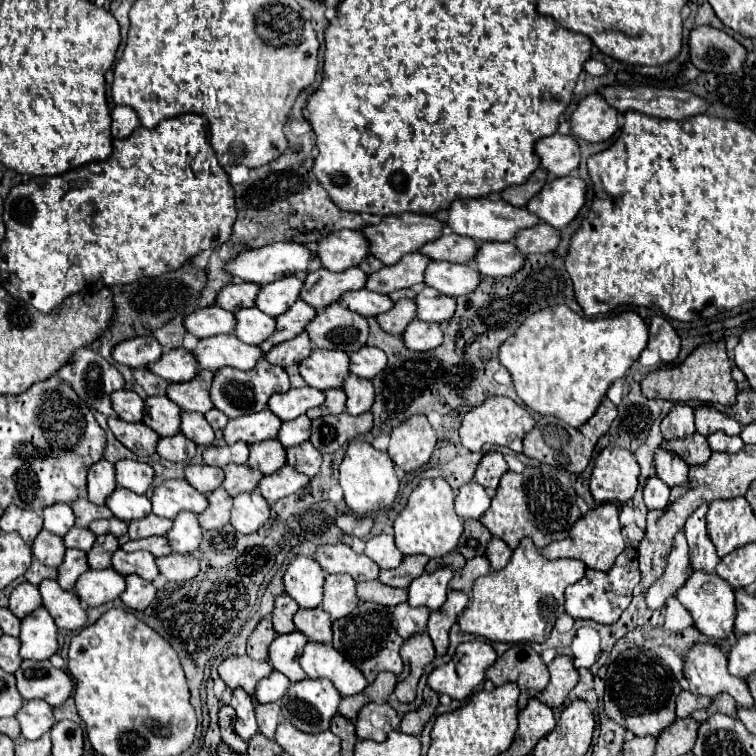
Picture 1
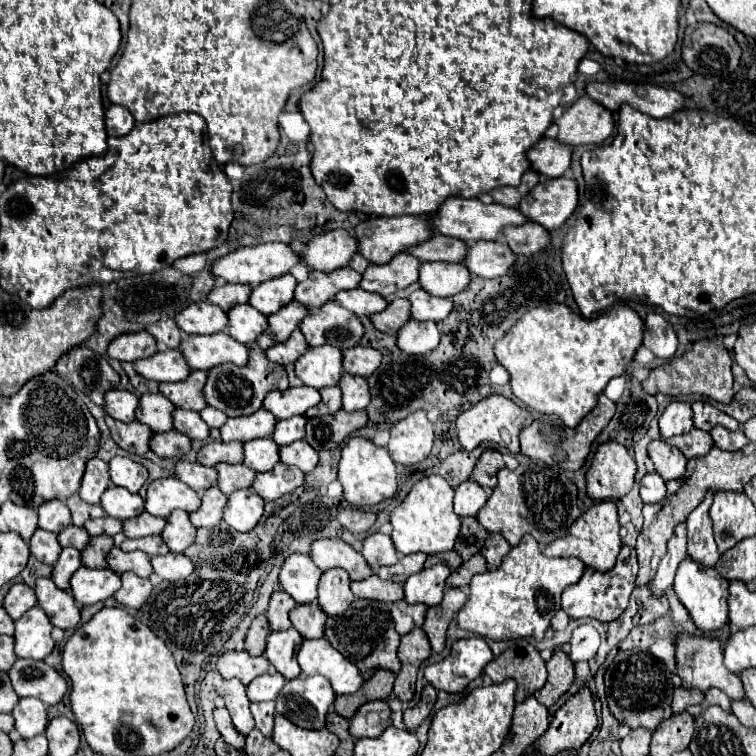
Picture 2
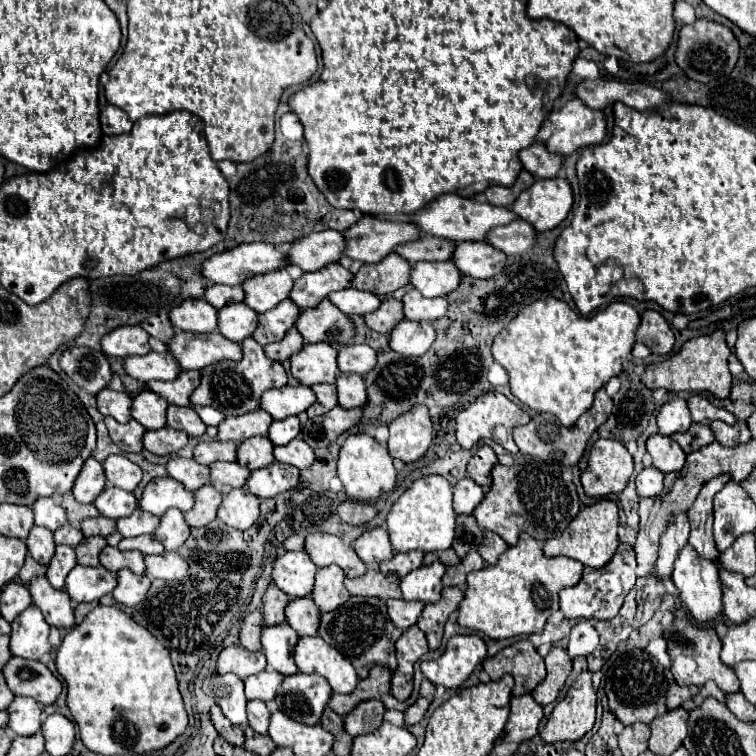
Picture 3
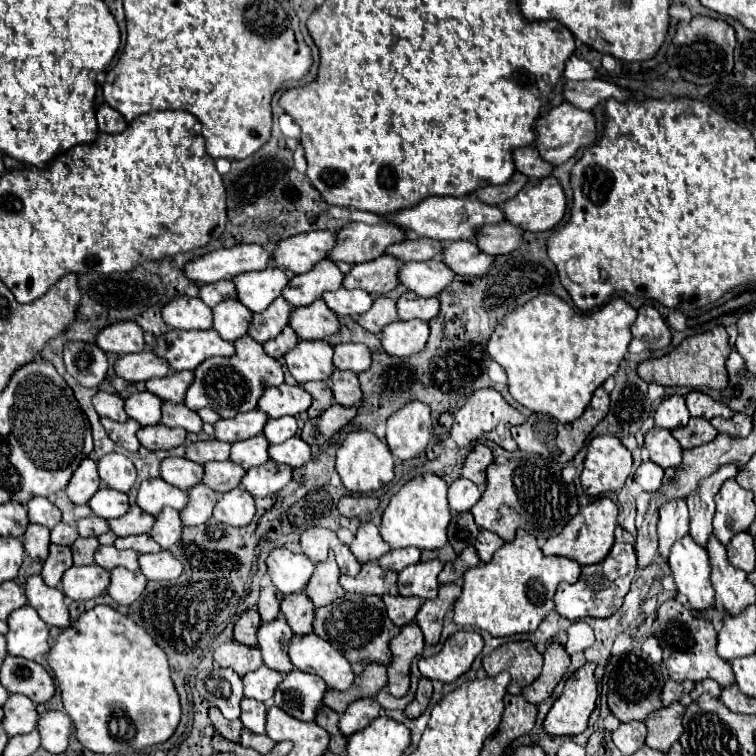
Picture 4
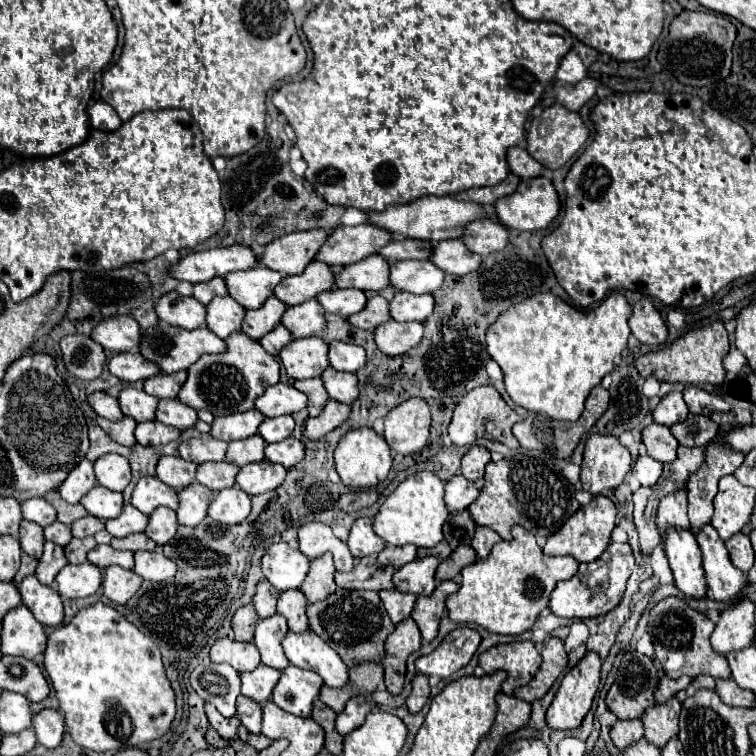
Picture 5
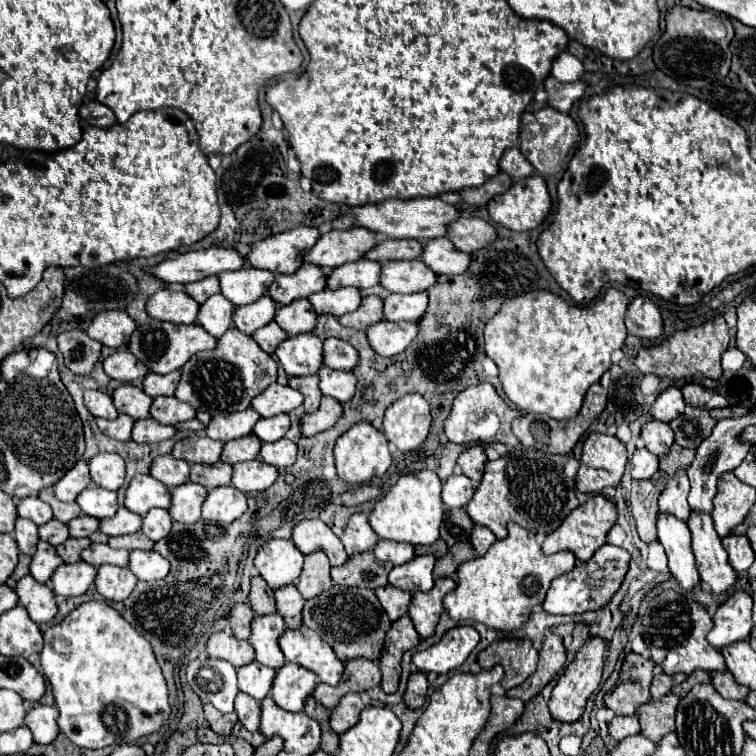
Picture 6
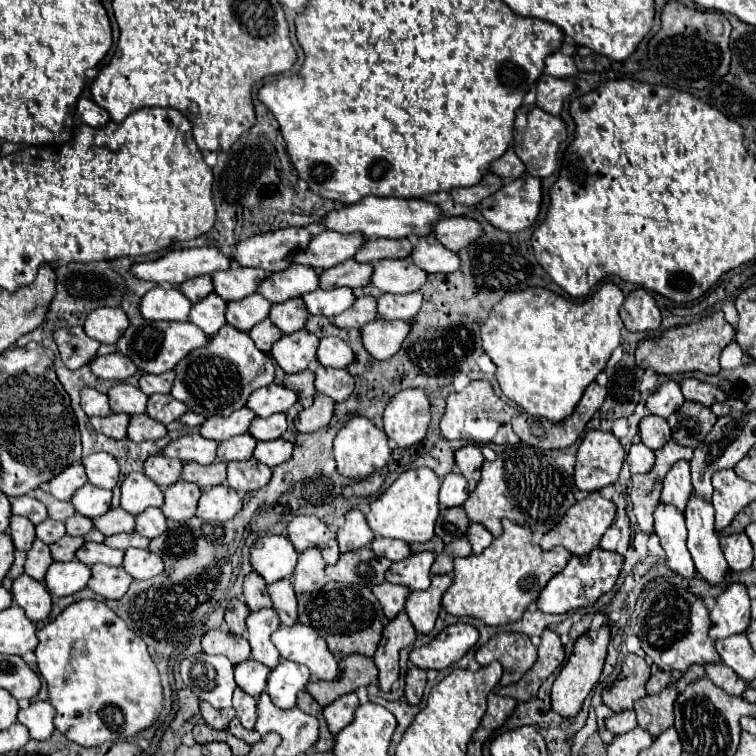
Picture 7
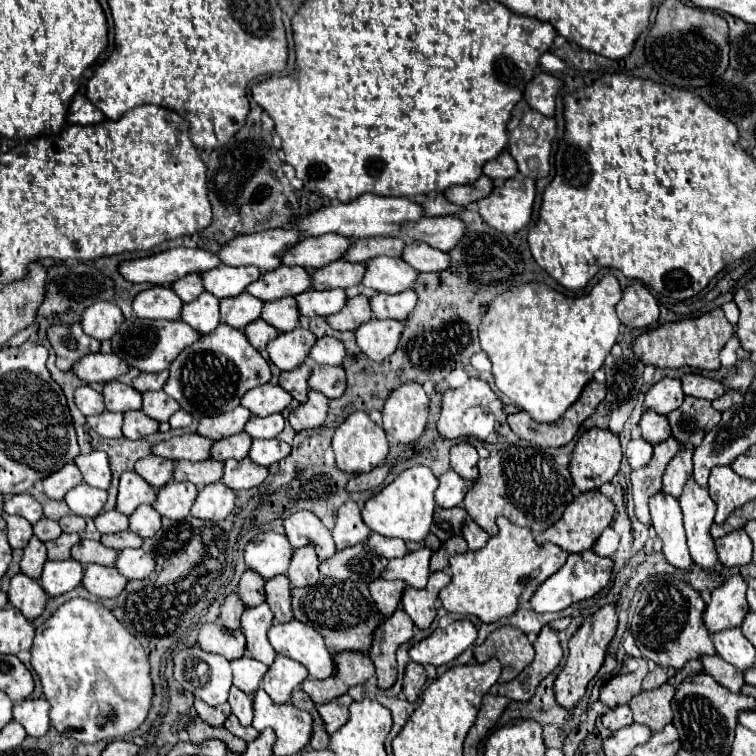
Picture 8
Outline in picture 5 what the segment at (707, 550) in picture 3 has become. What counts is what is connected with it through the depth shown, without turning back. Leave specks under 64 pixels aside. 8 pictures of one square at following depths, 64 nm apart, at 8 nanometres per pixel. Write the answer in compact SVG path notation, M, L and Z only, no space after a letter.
M716 442L708 444L706 464L692 474L688 484L688 516L690 516L692 534L700 532L704 524L710 524L714 512L712 500L718 492L718 480L722 476L734 474L742 462L744 456L732 452L728 446L720 446Z

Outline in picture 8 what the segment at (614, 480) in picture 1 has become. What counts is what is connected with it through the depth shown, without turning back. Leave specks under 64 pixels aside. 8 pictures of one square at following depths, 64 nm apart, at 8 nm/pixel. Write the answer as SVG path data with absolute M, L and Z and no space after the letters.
M586 430L572 454L570 474L580 492L598 490L602 484L612 482L622 462L618 436L610 430Z

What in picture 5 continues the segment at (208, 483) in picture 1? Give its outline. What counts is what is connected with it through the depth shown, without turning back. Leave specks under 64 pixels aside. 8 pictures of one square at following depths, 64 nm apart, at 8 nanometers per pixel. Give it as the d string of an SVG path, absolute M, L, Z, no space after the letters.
M162 456L156 466L156 474L162 482L172 486L174 490L186 488L196 480L198 464L180 460L180 456Z

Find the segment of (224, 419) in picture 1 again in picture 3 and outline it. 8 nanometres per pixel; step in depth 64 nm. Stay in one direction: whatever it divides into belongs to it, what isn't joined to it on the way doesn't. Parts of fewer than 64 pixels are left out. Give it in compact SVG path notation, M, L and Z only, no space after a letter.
M198 406L196 412L198 412L198 416L200 416L208 426L218 426L218 424L224 420L224 414L222 414L220 410L212 408L212 406L202 406L202 408Z

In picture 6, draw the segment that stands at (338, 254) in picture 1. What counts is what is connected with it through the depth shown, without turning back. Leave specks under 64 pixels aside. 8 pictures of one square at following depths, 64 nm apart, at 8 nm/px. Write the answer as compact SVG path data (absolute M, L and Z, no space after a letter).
M294 228L276 236L268 236L252 244L246 260L254 268L264 268L274 274L292 274L304 264L304 256L320 238L318 228Z

